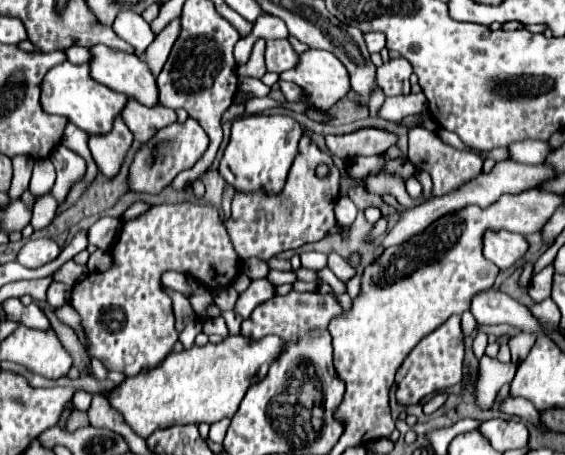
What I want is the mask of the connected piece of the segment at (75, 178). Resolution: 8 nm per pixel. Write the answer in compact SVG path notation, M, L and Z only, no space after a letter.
M57 146L57 150L53 150L53 156L49 158L57 170L57 182L51 192L57 198L57 202L65 202L71 188L85 178L85 160L65 146Z

